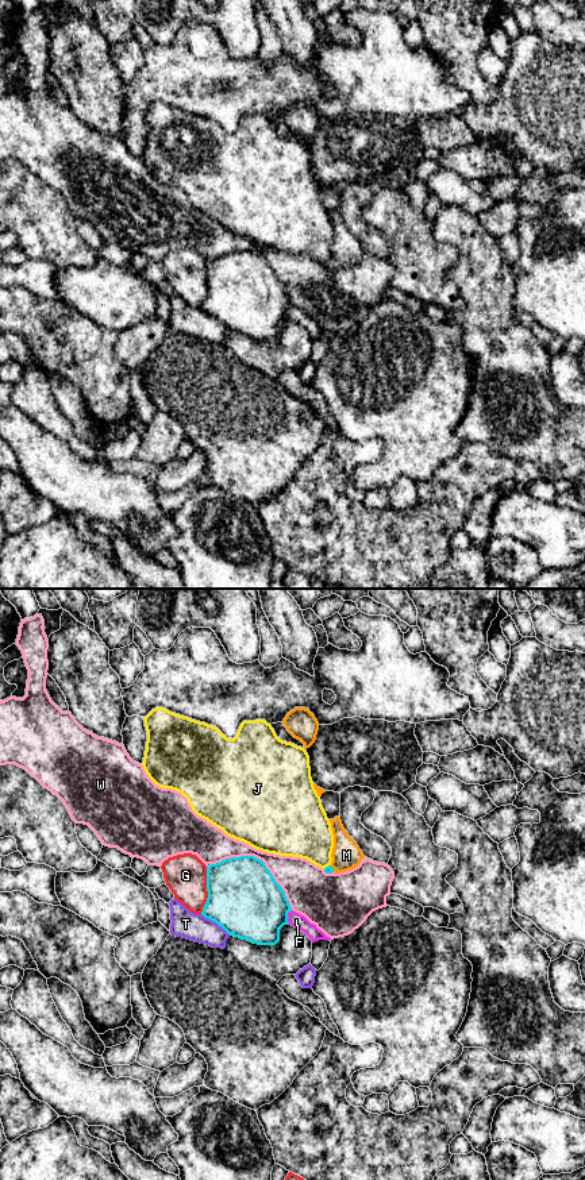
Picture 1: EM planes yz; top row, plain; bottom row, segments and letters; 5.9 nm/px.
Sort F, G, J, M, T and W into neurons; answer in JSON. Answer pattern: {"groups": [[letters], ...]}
{"groups": [["F"], ["G"], ["J"], ["M"], ["T"], ["W"]]}

